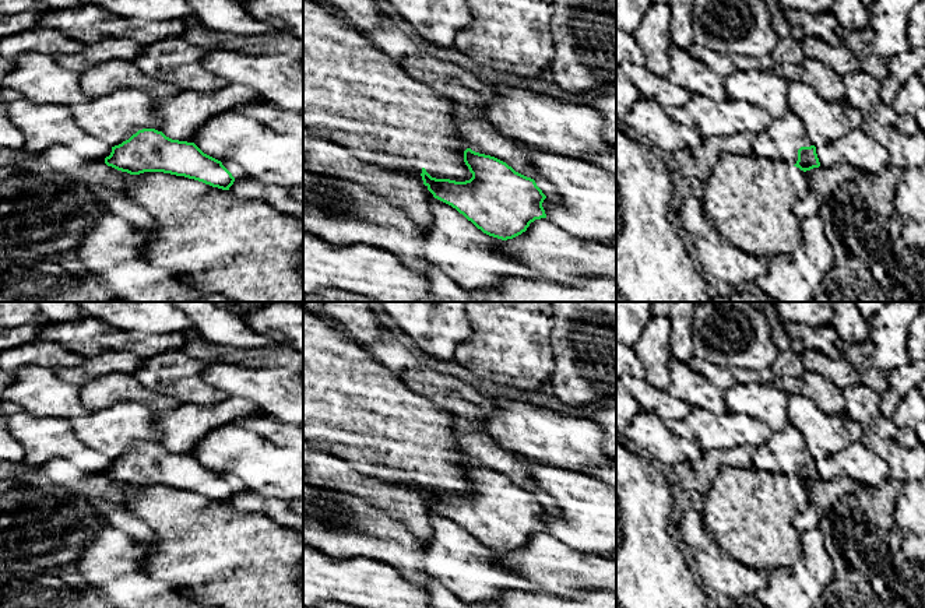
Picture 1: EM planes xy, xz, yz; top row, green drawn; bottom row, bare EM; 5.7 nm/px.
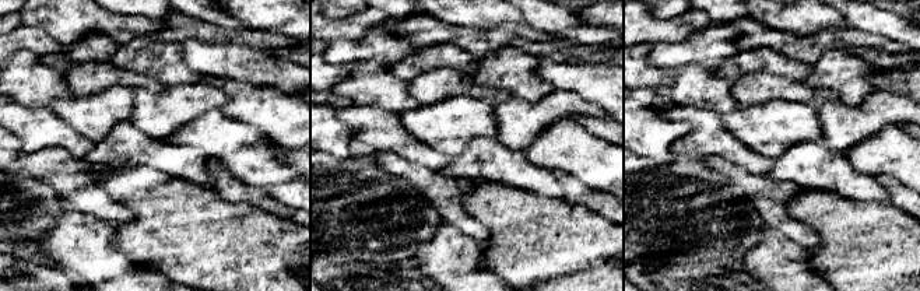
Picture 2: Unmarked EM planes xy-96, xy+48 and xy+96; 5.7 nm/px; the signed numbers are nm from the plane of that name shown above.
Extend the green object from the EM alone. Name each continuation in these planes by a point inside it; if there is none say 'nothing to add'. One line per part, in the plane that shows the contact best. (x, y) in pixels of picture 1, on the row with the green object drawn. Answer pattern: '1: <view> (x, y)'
1: yz (781, 140)

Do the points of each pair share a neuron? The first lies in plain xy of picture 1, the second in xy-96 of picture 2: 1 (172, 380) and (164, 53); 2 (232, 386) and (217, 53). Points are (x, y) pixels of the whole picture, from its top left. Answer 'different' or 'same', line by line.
1: same
2: same

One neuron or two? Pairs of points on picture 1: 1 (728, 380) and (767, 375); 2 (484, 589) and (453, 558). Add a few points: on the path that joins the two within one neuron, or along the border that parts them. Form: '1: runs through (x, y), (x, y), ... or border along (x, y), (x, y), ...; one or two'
1: runs through (738, 376), (758, 376); one
2: runs through (477, 582), (460, 565); one

